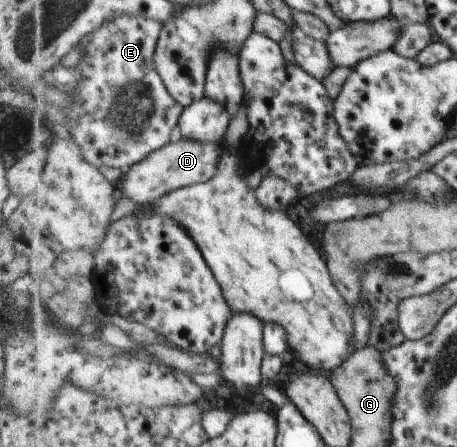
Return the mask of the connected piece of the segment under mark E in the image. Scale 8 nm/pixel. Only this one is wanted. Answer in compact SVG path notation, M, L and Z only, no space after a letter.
M119 16L106 21L81 40L84 55L78 67L84 76L78 84L85 95L75 94L76 102L64 110L69 120L66 136L80 147L83 157L99 169L113 167L124 174L150 153L163 149L180 125L185 107L169 93L164 78L156 68L156 49L163 29L163 23L145 16Z

